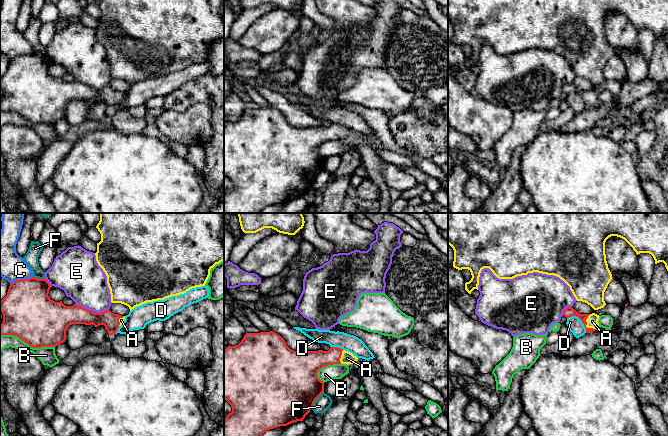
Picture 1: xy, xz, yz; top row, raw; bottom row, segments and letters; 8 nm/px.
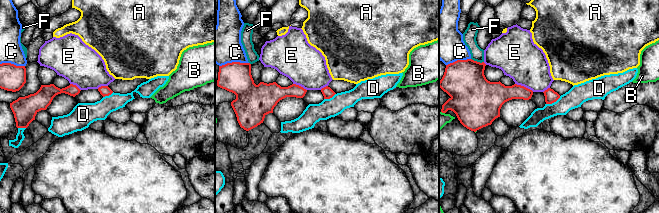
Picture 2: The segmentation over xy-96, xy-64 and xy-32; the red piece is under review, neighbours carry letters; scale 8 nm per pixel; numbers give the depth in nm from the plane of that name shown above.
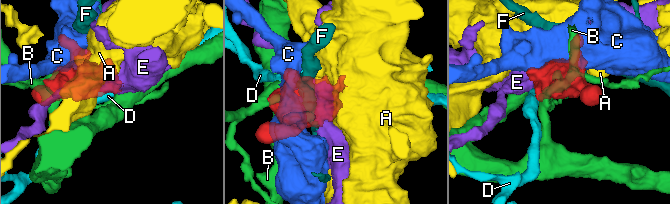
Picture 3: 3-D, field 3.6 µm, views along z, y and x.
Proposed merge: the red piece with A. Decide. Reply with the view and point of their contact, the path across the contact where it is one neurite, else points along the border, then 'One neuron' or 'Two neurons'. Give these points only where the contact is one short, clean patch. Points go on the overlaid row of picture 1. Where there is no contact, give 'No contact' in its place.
Touches red at yz (586, 324). One neuron

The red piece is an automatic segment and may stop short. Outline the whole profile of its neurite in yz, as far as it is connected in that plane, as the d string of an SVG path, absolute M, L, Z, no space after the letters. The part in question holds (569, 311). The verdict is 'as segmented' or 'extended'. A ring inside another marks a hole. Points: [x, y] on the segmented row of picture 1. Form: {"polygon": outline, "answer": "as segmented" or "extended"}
{"polygon": "M567 307L564 311L563 311L563 315L566 318L572 317L572 316L576 316L578 317L582 323L584 324L585 328L586 328L586 333L590 333L593 332L595 330L597 330L597 328L599 327L599 315L592 313L592 314L580 314L579 312L577 312L575 309L573 309L572 307Z", "answer": "extended"}

